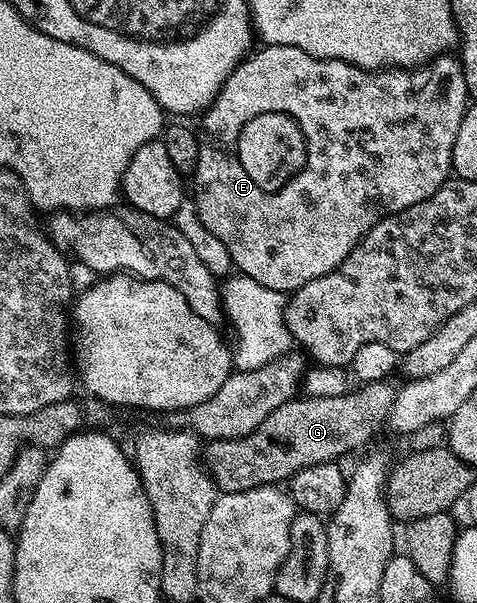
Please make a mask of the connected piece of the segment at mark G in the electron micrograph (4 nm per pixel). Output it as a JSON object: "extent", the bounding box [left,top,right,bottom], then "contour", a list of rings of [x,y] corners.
{"extent":[208,378,399,493],"contour":[[[392,378],[378,380],[376,383],[362,384],[360,390],[347,390],[342,396],[308,396],[303,395],[301,398],[295,398],[284,402],[284,406],[276,406],[276,410],[272,410],[272,414],[268,414],[268,418],[264,418],[264,422],[260,422],[260,426],[256,426],[256,430],[252,430],[252,434],[244,434],[240,438],[232,438],[231,440],[212,440],[208,444],[208,471],[214,480],[215,489],[219,493],[223,492],[239,492],[240,490],[252,490],[259,488],[265,484],[271,486],[281,485],[283,482],[289,481],[291,476],[296,475],[300,470],[304,470],[308,466],[316,466],[317,464],[329,464],[331,462],[341,461],[341,456],[346,456],[364,444],[368,443],[388,421],[388,416],[394,404],[394,400],[398,394],[399,385]]]}

